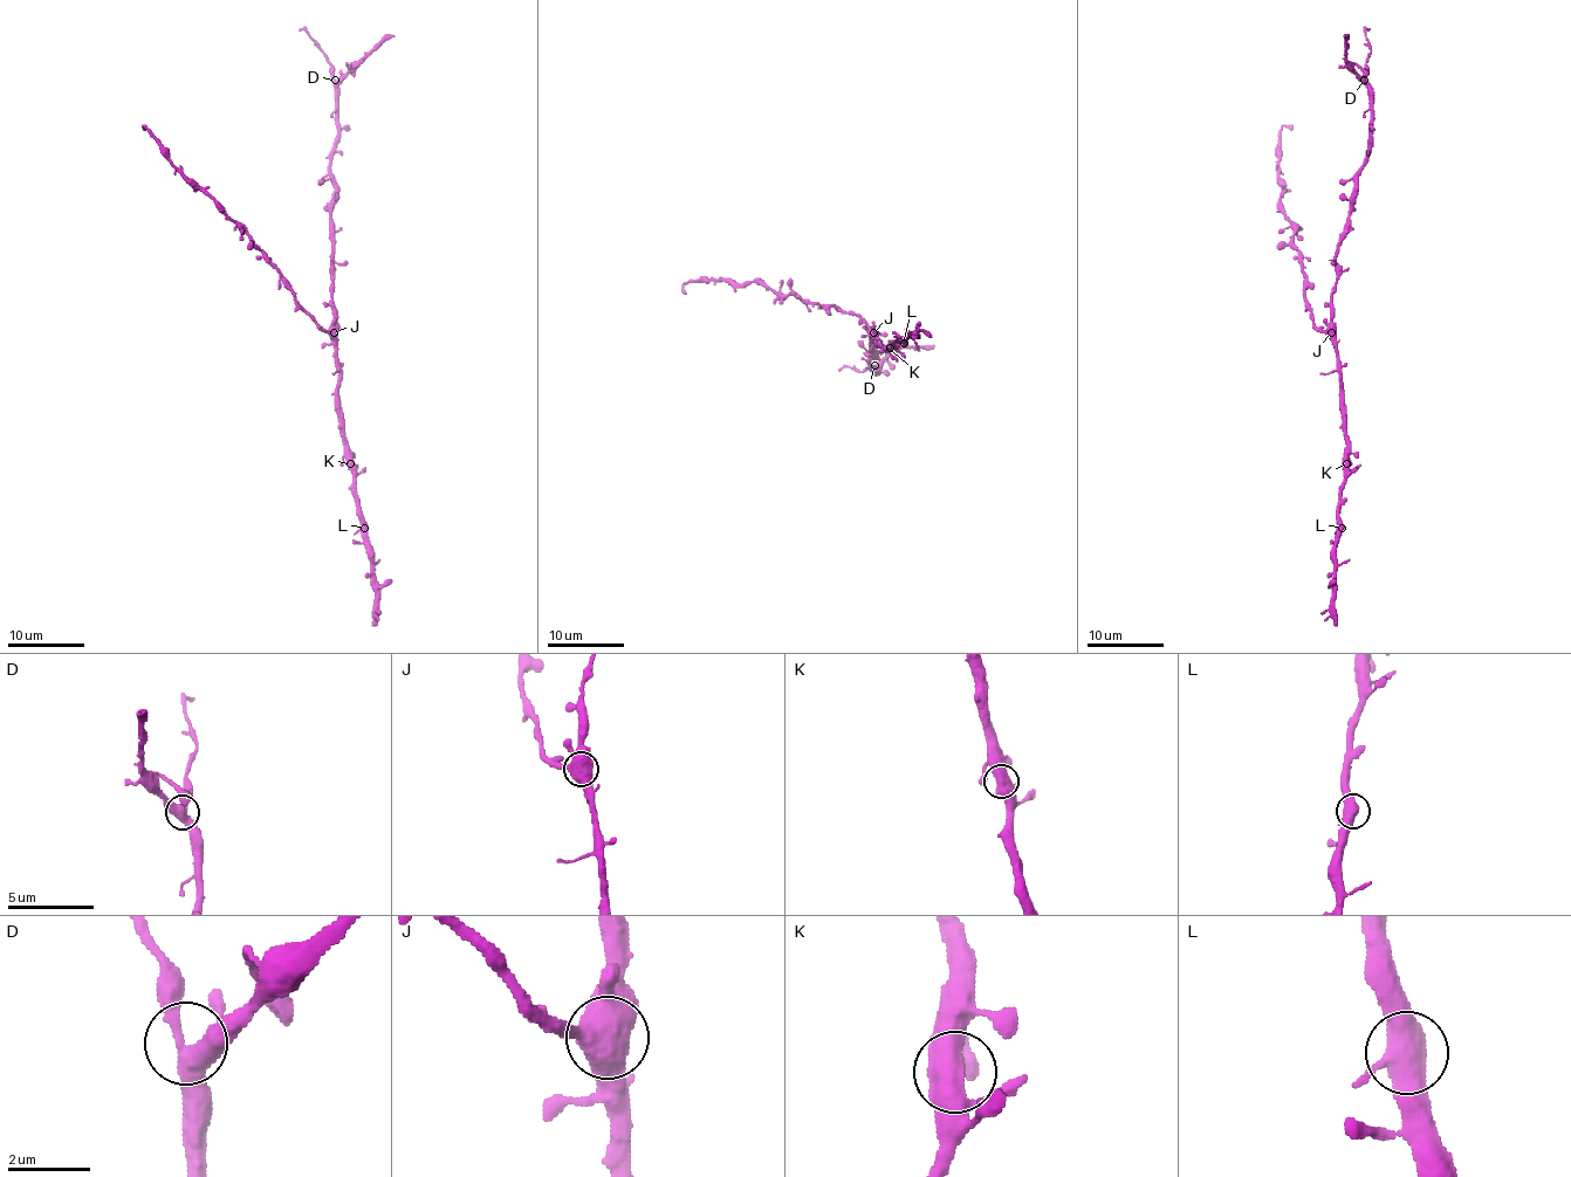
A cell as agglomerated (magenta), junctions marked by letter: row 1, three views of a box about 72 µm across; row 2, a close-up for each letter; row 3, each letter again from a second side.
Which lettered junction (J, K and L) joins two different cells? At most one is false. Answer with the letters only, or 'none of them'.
none of them

